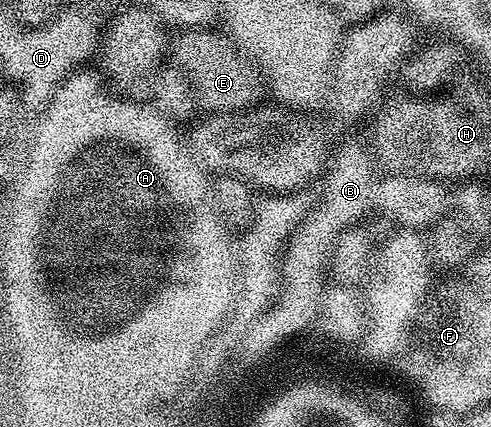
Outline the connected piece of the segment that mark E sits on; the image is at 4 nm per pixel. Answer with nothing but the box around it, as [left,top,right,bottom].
[171,28,267,113]

